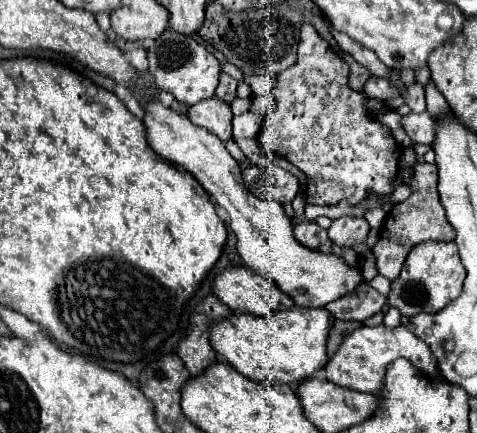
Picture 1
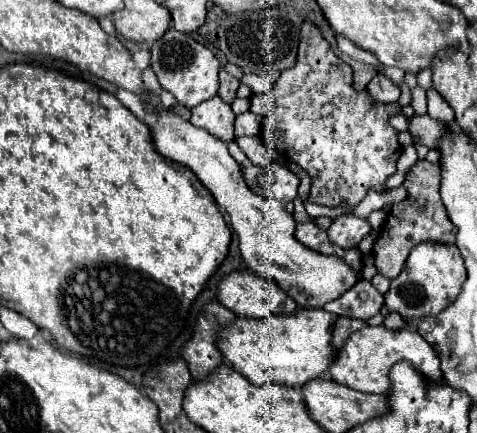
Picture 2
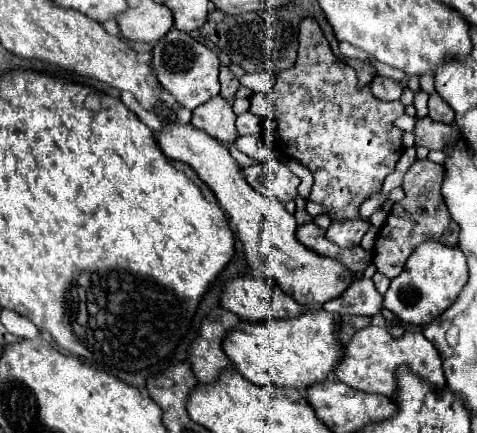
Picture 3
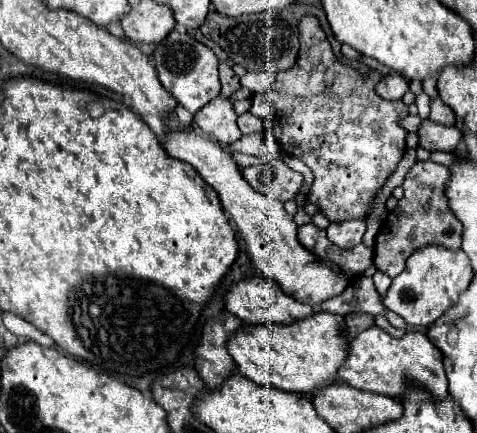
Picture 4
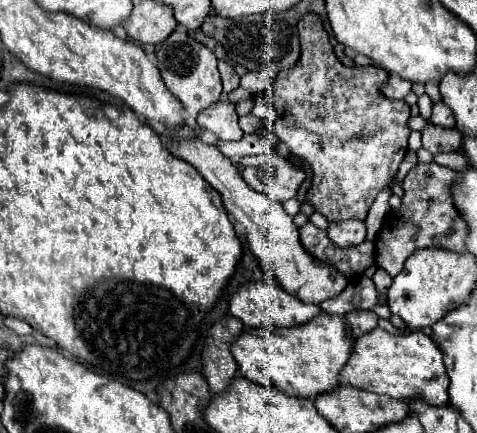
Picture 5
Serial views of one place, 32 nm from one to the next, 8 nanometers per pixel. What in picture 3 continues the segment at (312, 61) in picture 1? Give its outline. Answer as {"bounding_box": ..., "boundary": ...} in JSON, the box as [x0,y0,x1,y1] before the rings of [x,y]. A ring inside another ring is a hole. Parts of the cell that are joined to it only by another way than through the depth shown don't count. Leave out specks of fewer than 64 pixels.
{"bounding_box":[264,18,404,220],"boundary":[[[306,18],[300,24],[298,40],[300,40],[300,48],[298,48],[296,64],[280,72],[278,80],[270,90],[274,108],[264,122],[264,138],[270,142],[270,146],[276,146],[286,156],[298,160],[302,166],[306,166],[312,172],[314,186],[308,196],[310,202],[326,206],[330,210],[332,220],[356,218],[358,206],[368,198],[370,192],[378,192],[382,188],[384,178],[394,172],[396,162],[404,150],[400,142],[402,130],[398,130],[392,124],[396,116],[404,114],[404,106],[400,102],[376,100],[370,92],[370,84],[364,88],[358,88],[356,72],[332,54],[330,44],[324,38],[316,20]]]}

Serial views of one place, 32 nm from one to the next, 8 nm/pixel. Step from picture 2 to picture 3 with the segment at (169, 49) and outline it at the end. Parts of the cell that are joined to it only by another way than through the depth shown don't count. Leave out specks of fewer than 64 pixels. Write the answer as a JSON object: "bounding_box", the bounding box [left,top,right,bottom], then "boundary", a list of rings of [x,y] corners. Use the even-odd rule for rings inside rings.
{"bounding_box":[152,28,220,110],"boundary":[[[172,28],[152,48],[152,70],[158,82],[162,84],[164,90],[168,90],[178,100],[178,104],[182,104],[188,110],[194,110],[196,106],[208,102],[220,92],[218,68],[220,62],[212,50],[208,50],[204,44],[190,38],[186,32],[178,32],[176,28]]]}

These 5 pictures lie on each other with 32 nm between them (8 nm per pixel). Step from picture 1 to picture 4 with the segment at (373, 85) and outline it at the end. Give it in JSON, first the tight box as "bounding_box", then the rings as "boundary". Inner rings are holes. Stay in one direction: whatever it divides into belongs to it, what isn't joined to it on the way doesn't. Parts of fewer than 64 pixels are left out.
{"bounding_box":[376,76,408,100],"boundary":[[[386,76],[376,82],[376,94],[384,100],[400,100],[408,90],[408,80],[400,76]]]}

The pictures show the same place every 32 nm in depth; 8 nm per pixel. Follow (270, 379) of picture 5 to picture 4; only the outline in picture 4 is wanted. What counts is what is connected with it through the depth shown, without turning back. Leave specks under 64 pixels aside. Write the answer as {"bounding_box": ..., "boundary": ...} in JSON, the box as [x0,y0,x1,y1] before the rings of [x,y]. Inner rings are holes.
{"bounding_box":[226,310,348,394],"boundary":[[[318,310],[316,314],[306,316],[304,320],[296,320],[292,324],[242,324],[236,330],[236,334],[228,340],[226,348],[238,372],[246,376],[248,380],[256,384],[264,384],[264,386],[276,386],[286,392],[310,394],[316,388],[328,386],[348,356],[348,342],[342,336],[340,322],[342,322],[342,316]]]}

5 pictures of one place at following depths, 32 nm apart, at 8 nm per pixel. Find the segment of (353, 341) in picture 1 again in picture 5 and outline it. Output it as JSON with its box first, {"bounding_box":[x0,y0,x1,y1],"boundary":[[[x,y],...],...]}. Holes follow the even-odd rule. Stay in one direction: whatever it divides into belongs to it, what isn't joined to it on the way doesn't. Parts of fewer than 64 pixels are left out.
{"bounding_box":[340,328,448,404],"boundary":[[[374,328],[362,334],[360,338],[356,338],[352,356],[340,370],[340,376],[344,382],[358,390],[384,394],[396,400],[422,398],[428,404],[446,404],[448,400],[448,374],[440,348],[430,340],[430,336],[420,330],[404,336],[392,336],[382,328]]]}

